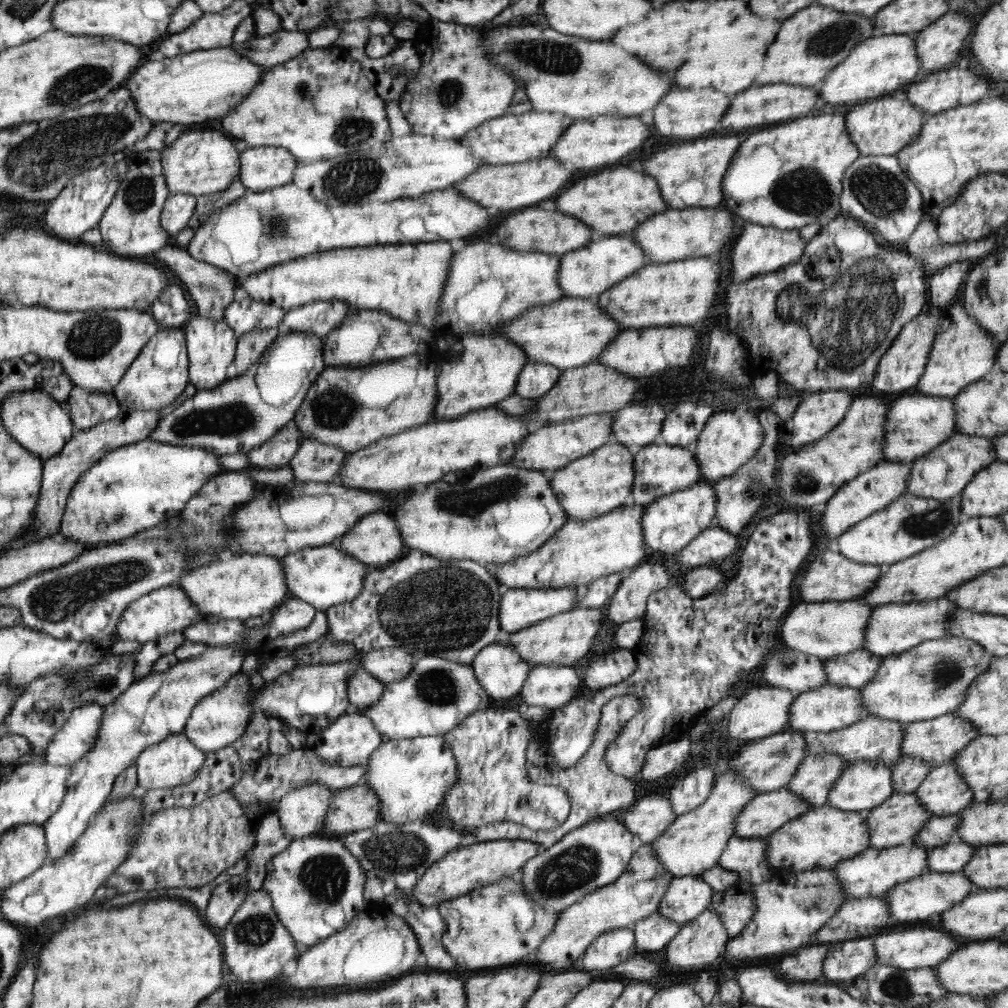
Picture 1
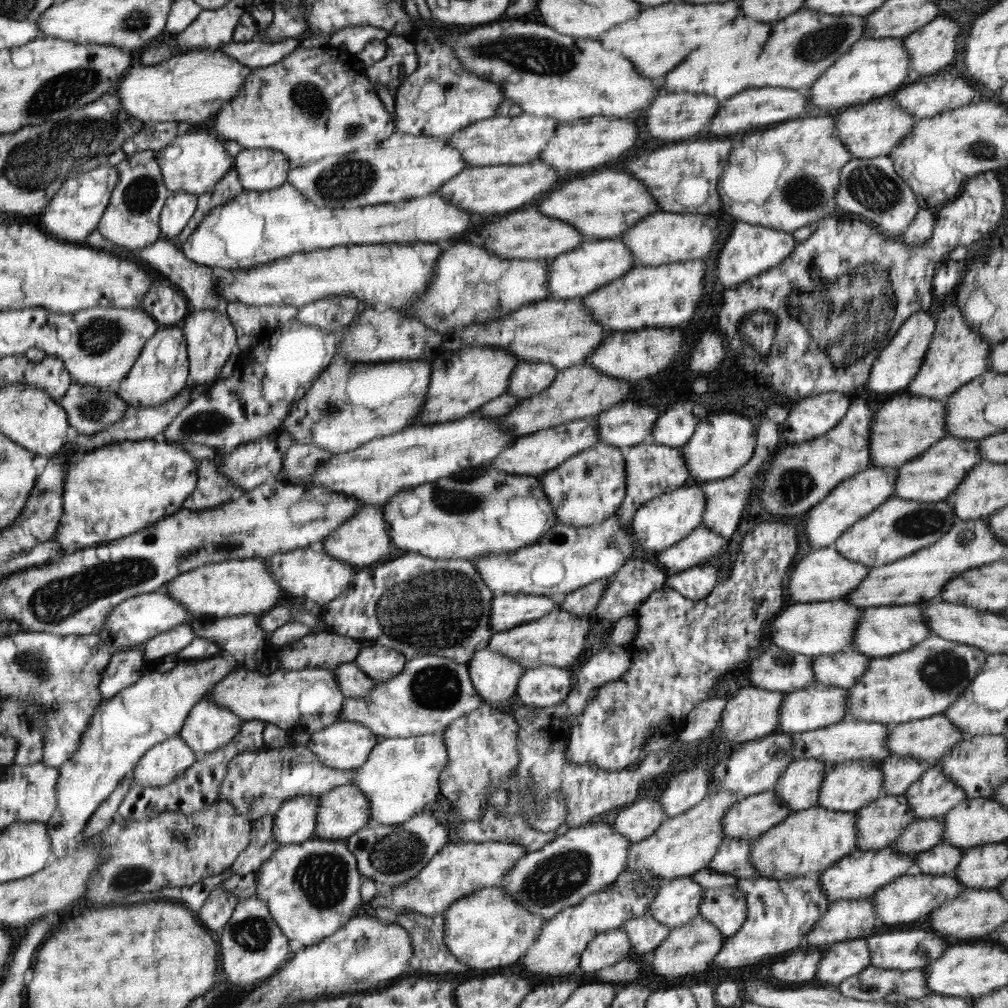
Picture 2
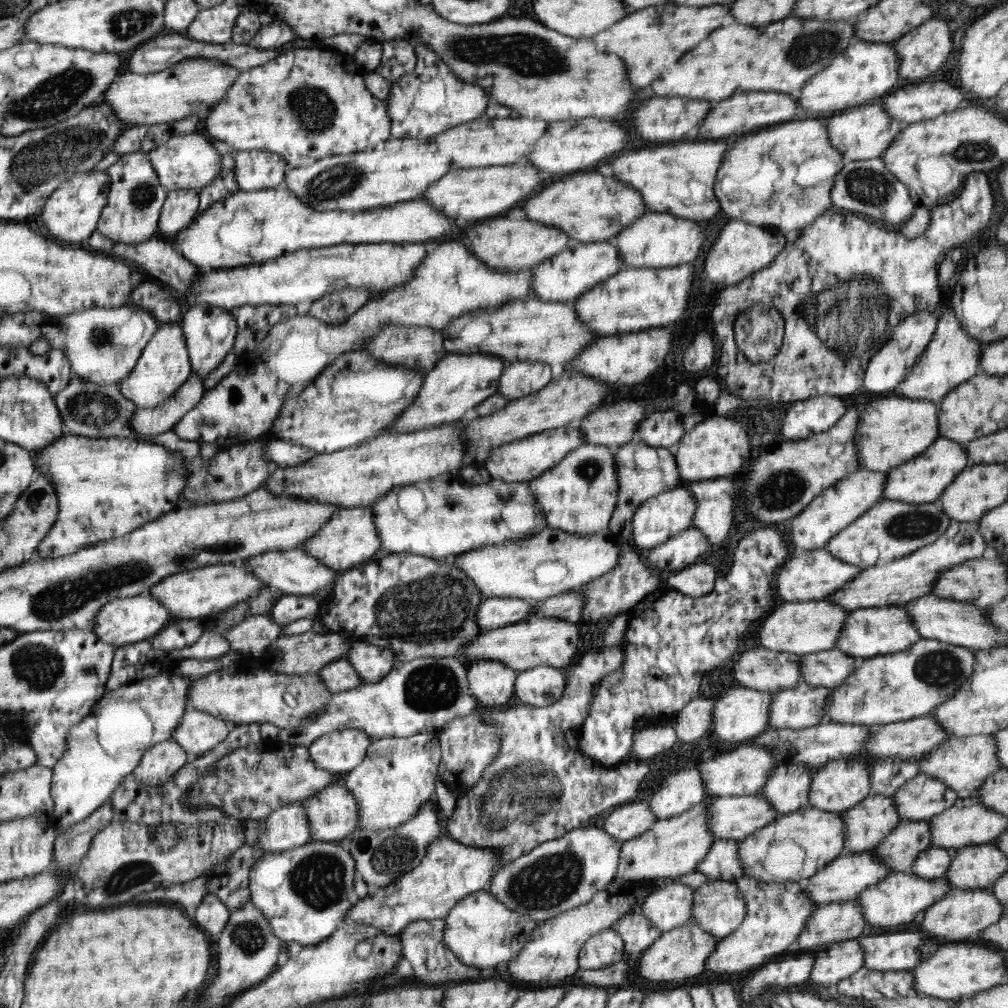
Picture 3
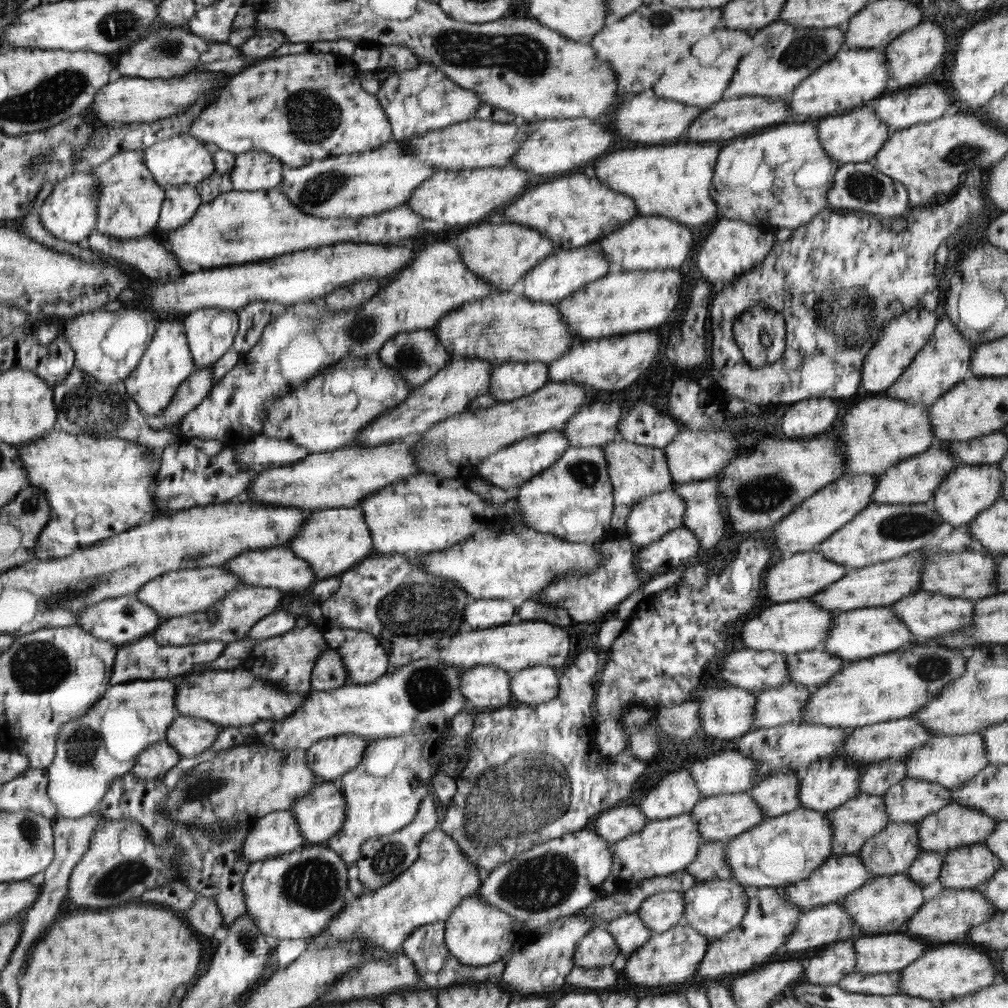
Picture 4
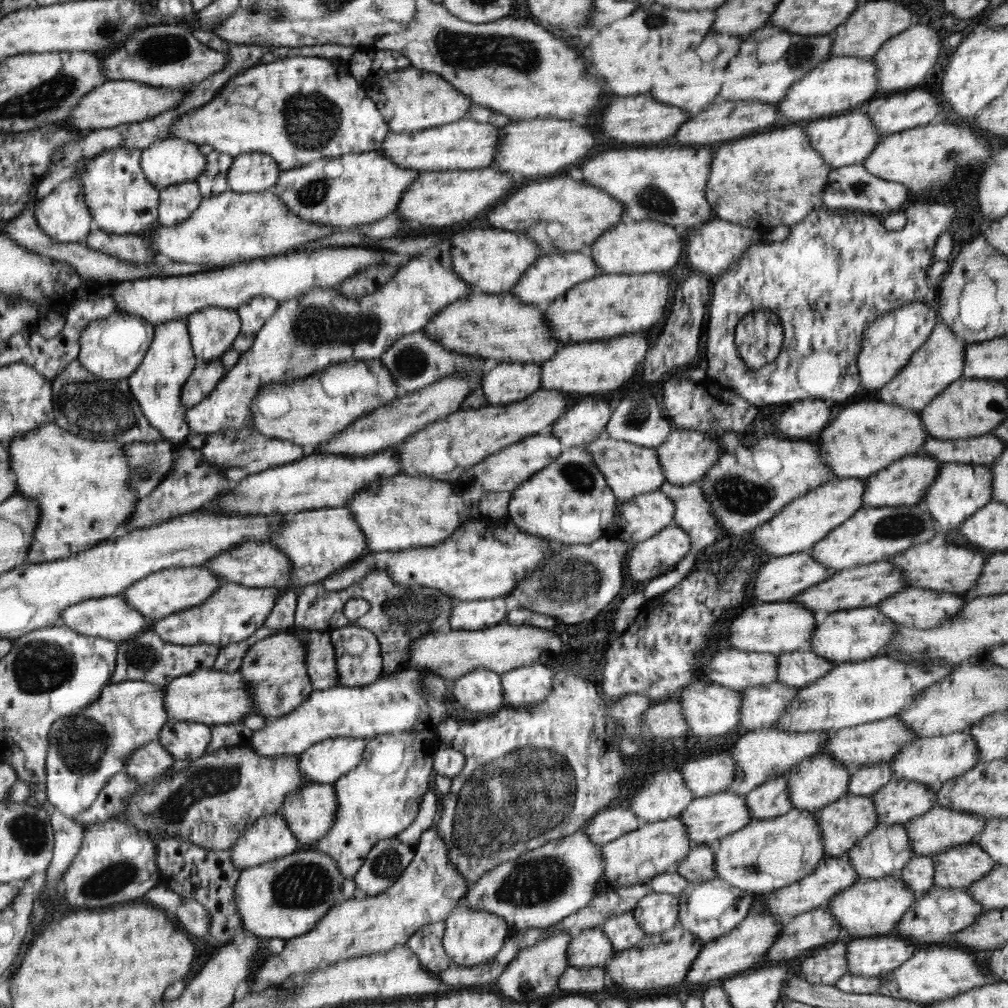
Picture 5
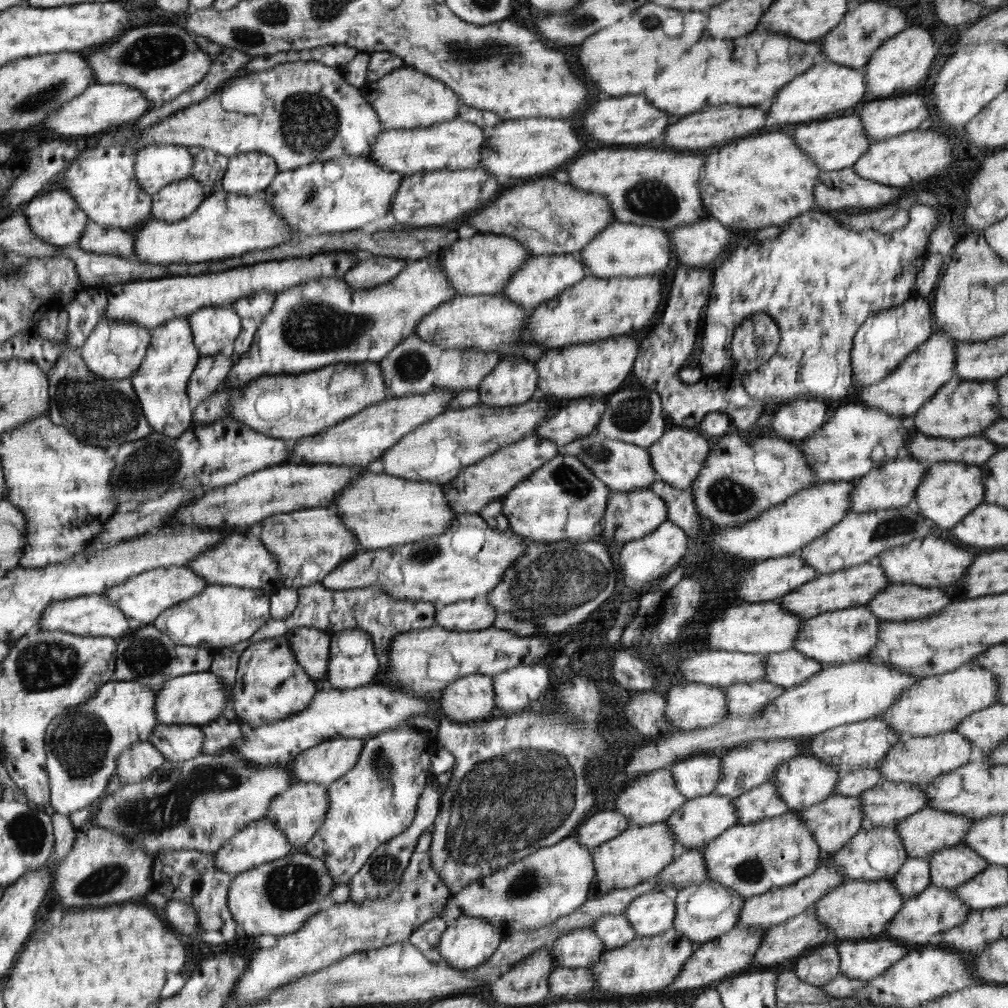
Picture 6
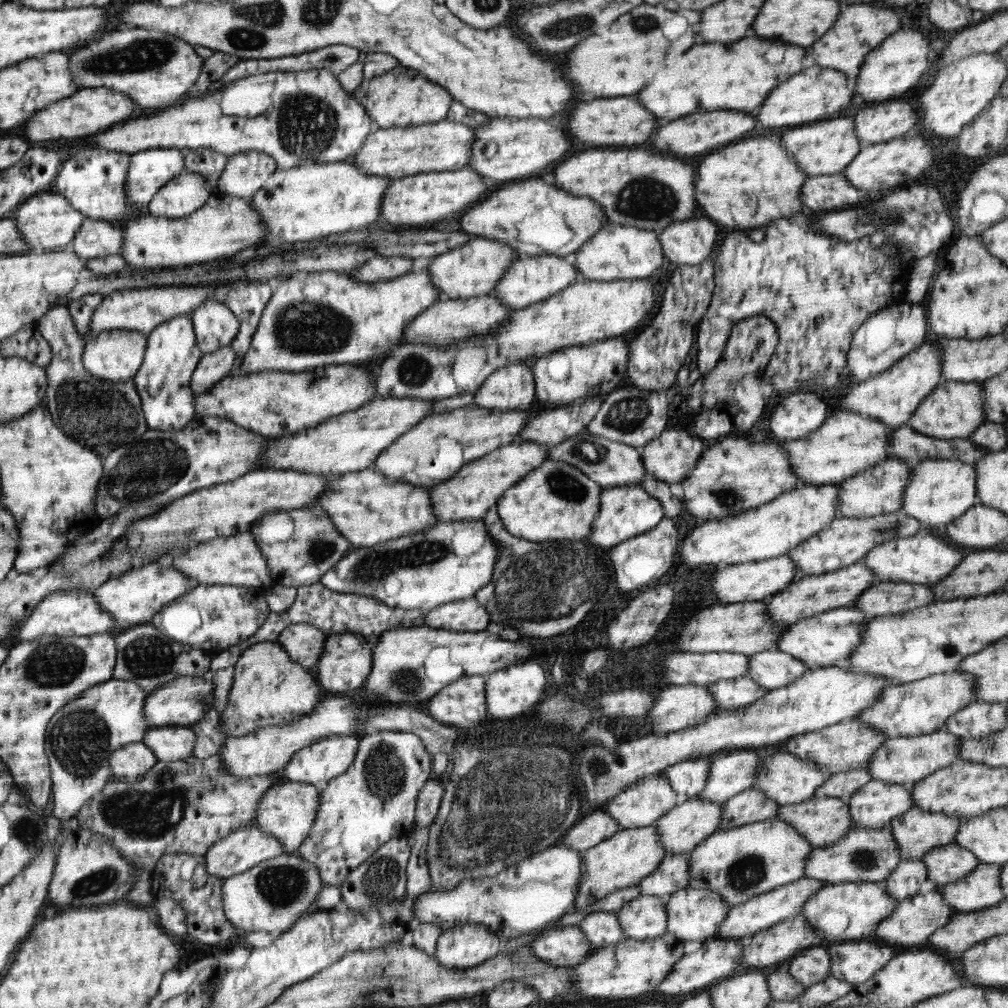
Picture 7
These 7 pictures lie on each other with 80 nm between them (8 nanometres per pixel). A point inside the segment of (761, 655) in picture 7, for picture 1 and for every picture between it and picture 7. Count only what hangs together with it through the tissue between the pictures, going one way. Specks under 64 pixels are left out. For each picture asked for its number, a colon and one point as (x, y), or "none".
1: (856, 668)
2: (842, 669)
3: (828, 669)
4: (812, 669)
5: (797, 669)
6: (790, 668)

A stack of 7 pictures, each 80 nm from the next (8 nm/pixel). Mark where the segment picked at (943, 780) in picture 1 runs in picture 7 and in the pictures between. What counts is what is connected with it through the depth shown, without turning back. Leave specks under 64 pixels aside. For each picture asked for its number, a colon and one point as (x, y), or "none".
2: (934, 794)
3: (921, 798)
4: (910, 800)
5: (898, 802)
6: (886, 803)
7: (874, 805)

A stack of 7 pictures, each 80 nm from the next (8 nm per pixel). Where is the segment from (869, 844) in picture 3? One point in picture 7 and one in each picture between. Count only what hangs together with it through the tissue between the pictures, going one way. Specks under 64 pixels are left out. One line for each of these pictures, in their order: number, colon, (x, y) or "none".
4: (864, 816)
5: (844, 823)
6: (833, 822)
7: (822, 820)

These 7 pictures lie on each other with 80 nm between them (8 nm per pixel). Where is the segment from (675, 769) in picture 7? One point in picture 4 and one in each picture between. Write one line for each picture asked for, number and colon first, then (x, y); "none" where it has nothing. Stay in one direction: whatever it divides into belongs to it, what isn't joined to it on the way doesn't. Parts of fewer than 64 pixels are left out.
4: (732, 772)
5: (713, 775)
6: (694, 777)

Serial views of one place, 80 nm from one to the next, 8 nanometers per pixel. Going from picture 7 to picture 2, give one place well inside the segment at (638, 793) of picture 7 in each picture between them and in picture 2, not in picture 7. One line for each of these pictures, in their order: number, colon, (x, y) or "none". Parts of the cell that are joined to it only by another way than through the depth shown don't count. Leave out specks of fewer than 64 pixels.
2: (686, 790)
3: (681, 792)
4: (676, 794)
5: (665, 796)
6: (653, 798)

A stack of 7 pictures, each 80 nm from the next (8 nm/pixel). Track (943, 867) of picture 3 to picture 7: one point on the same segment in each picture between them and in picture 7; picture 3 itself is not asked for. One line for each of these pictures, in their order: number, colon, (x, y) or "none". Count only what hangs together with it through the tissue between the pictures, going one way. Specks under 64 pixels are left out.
4: (925, 870)
5: (918, 874)
6: (912, 878)
7: (904, 881)

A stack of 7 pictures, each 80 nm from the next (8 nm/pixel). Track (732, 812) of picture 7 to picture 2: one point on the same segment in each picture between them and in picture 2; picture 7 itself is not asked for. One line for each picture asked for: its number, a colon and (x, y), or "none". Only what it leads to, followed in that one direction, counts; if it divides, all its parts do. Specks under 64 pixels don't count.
2: (798, 787)
3: (786, 791)
4: (777, 795)
5: (769, 800)
6: (764, 802)

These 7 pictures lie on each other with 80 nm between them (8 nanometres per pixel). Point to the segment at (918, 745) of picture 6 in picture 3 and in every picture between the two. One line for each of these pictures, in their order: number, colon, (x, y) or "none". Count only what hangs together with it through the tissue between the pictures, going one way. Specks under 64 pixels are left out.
3: (963, 763)
4: (950, 761)
5: (934, 760)

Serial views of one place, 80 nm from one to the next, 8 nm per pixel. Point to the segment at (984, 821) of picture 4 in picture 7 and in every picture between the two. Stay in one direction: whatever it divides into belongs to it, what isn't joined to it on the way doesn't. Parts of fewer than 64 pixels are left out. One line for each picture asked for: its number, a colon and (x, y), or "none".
5: (939, 829)
6: (923, 833)
7: (916, 832)

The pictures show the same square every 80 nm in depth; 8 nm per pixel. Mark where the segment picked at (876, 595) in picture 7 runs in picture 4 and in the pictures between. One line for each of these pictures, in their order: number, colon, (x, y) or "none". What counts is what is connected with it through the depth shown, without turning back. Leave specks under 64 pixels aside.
4: (926, 614)
5: (915, 607)
6: (898, 602)

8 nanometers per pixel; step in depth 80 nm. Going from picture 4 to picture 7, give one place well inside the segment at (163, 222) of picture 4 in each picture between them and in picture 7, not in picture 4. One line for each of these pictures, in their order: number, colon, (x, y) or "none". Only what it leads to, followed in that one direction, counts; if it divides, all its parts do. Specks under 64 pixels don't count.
5: (177, 202)
6: (176, 201)
7: (189, 191)

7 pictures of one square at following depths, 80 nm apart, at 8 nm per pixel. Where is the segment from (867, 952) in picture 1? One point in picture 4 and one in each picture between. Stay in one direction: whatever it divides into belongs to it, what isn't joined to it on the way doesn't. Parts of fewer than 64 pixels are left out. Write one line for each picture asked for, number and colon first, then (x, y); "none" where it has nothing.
2: (839, 961)
3: (837, 961)
4: (827, 966)

